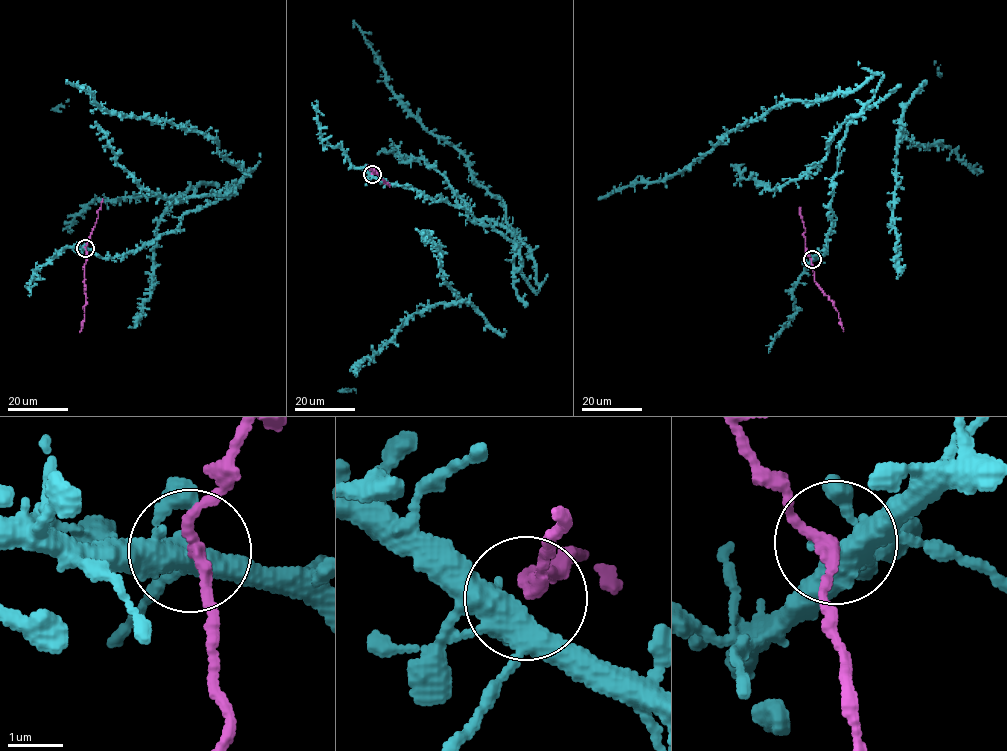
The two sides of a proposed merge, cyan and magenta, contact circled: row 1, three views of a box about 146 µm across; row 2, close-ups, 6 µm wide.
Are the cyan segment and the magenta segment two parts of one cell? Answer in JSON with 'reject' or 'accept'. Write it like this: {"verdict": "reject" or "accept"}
{"verdict": "accept"}

